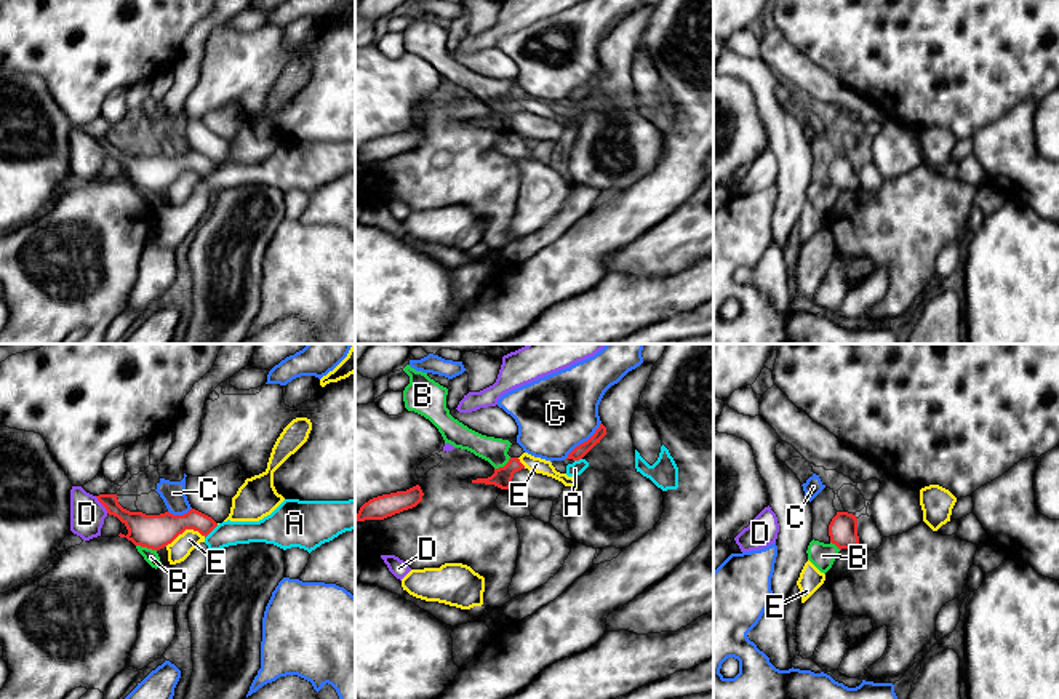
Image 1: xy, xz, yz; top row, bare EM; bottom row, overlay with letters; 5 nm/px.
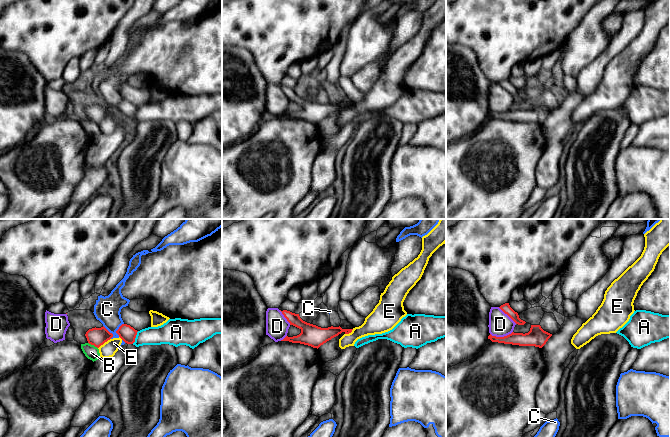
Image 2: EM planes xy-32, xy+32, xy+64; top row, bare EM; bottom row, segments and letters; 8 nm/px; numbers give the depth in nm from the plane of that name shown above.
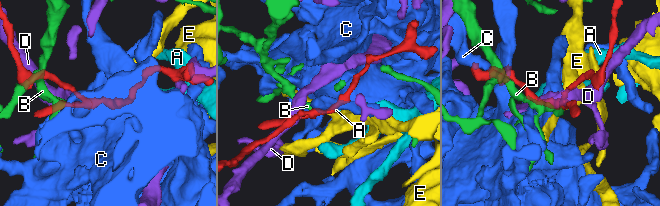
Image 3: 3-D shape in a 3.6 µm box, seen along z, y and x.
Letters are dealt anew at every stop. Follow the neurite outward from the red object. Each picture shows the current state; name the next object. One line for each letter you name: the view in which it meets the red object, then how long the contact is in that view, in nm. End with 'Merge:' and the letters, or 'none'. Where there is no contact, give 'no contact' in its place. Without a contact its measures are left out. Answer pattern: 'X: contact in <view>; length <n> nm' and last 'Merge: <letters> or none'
Merge: none

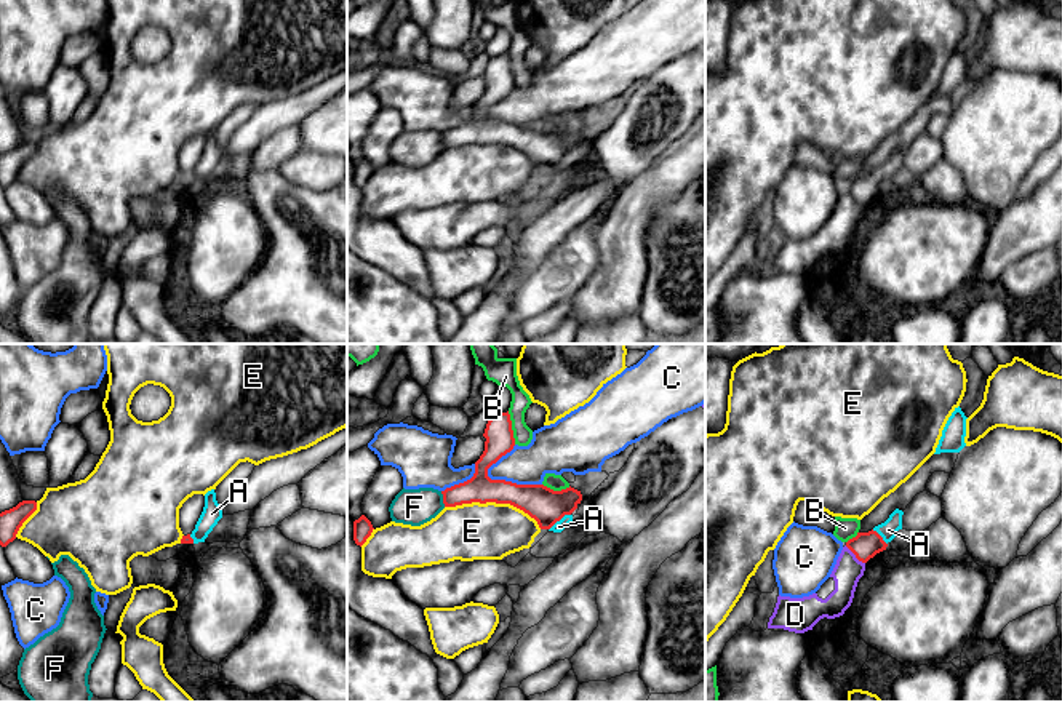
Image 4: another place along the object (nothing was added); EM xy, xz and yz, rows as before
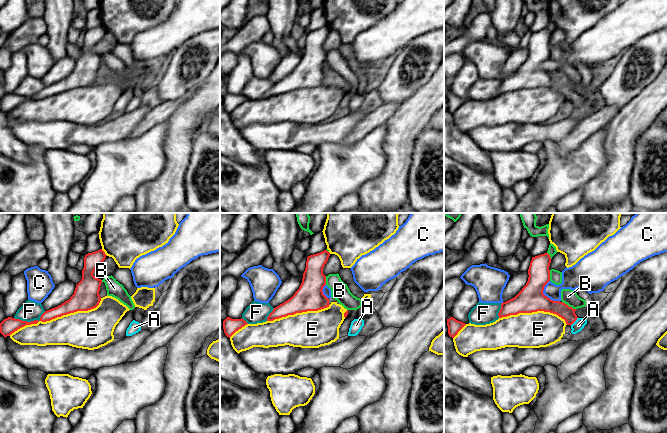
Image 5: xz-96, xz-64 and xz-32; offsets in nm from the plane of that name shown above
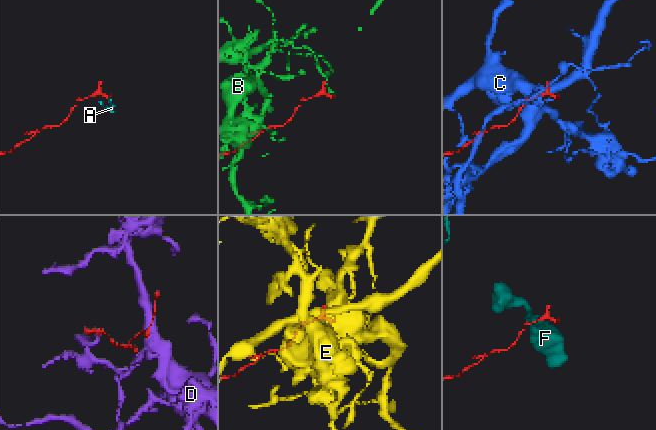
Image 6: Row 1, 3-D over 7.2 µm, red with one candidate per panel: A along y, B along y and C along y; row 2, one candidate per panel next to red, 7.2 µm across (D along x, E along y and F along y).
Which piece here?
A: contact in xz; length 140 nm
Merge: A

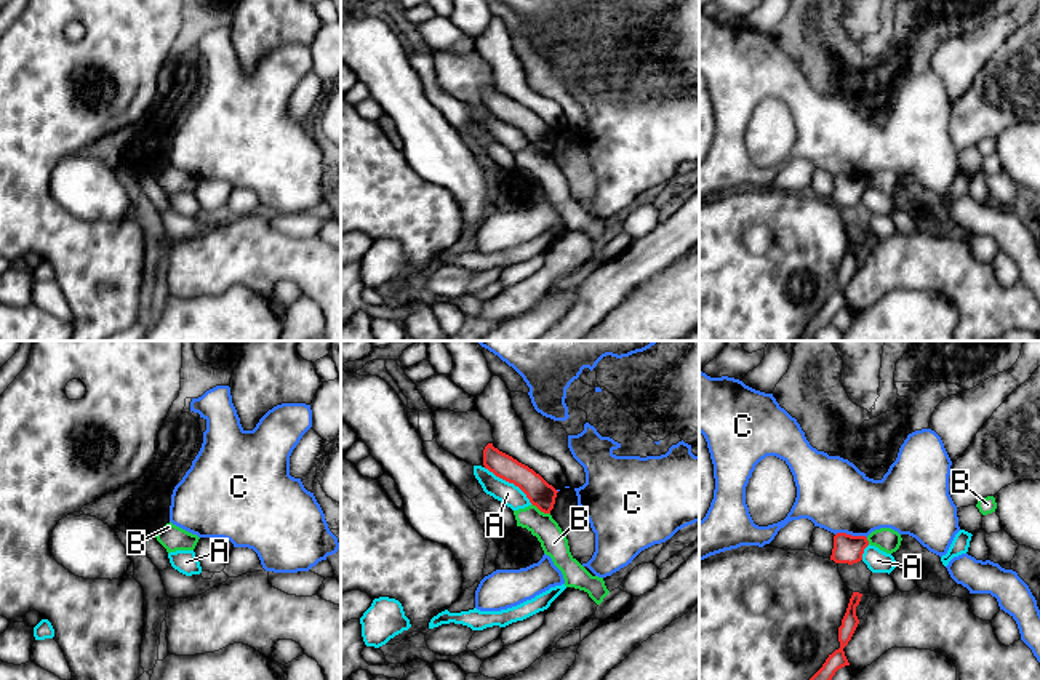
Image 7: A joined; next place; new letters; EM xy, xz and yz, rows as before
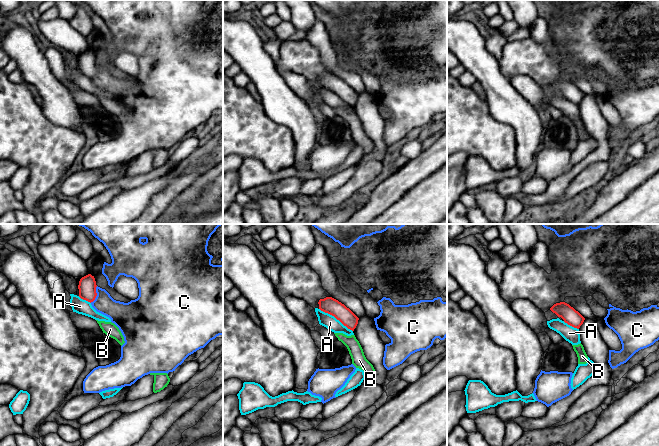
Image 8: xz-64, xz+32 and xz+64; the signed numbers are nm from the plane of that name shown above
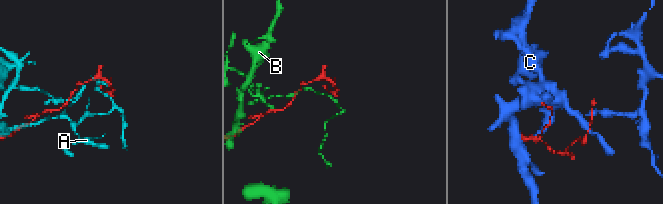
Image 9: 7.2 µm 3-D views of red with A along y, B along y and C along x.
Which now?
Merge: none

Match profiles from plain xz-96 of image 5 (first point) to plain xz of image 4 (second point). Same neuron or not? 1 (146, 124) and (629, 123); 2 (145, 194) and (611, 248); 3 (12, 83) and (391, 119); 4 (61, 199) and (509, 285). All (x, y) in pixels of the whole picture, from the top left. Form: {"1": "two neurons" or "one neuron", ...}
{"1": "two neurons", "2": "one neuron", "3": "one neuron", "4": "two neurons"}

